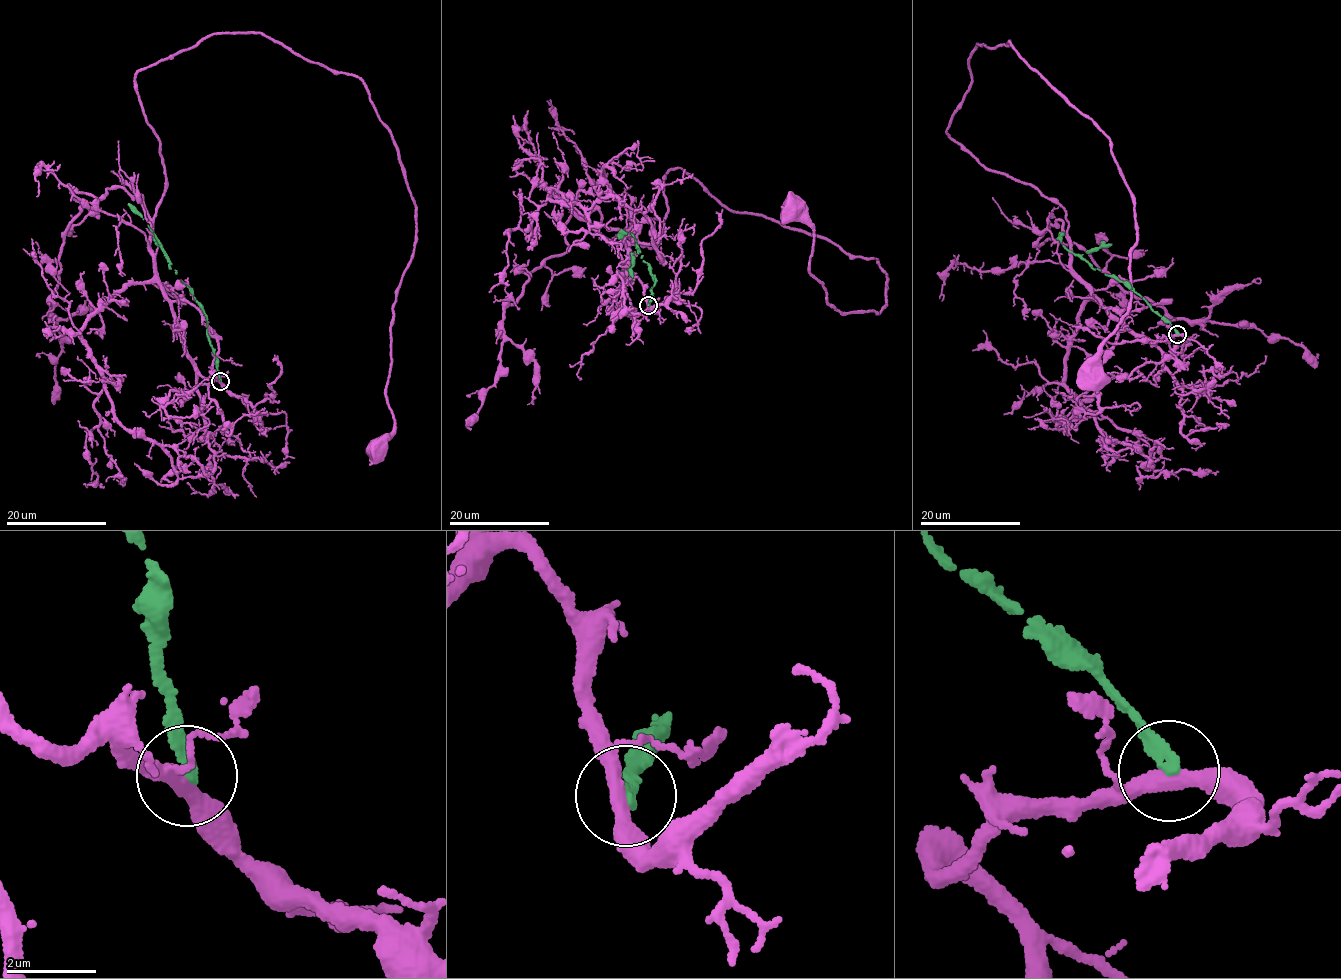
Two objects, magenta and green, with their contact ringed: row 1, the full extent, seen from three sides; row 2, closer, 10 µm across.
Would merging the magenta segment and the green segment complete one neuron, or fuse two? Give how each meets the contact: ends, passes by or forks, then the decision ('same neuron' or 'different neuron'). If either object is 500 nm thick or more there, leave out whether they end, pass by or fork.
magenta passes by; green ends; different neuron

